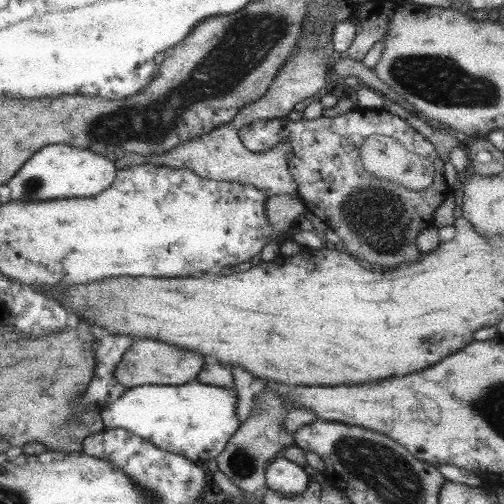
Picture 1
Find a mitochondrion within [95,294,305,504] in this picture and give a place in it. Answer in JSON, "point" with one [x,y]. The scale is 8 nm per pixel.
{"point":[241,461]}

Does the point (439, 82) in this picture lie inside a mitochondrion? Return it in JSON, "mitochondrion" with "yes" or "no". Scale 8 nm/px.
{"mitochondrion":"yes"}

